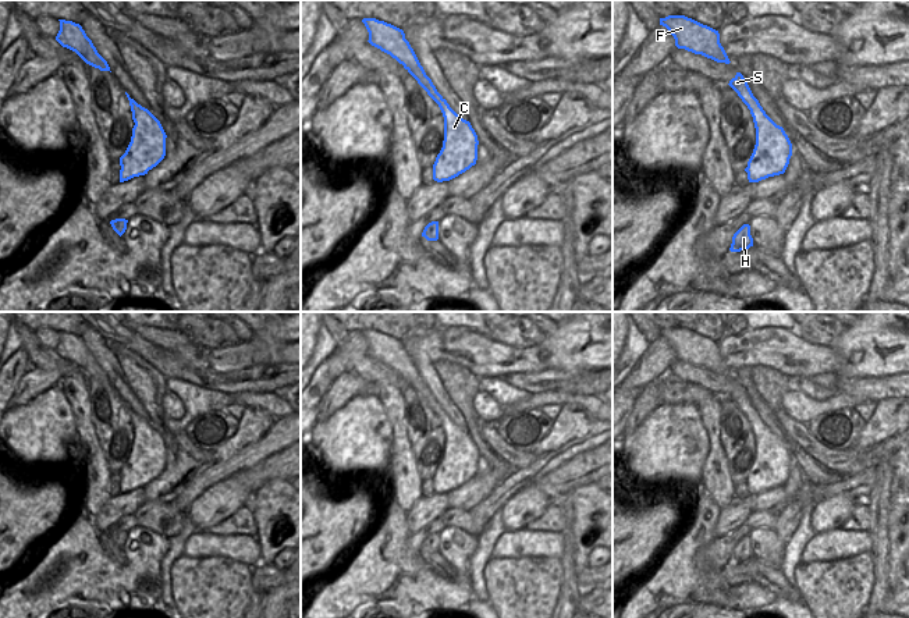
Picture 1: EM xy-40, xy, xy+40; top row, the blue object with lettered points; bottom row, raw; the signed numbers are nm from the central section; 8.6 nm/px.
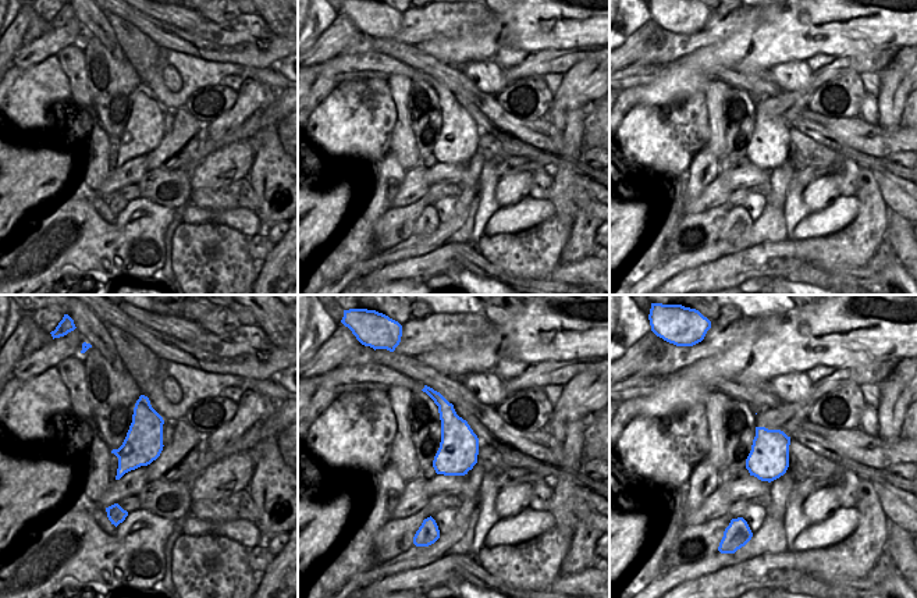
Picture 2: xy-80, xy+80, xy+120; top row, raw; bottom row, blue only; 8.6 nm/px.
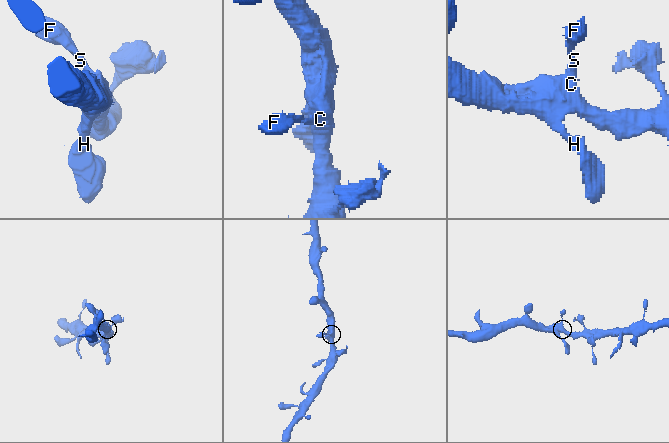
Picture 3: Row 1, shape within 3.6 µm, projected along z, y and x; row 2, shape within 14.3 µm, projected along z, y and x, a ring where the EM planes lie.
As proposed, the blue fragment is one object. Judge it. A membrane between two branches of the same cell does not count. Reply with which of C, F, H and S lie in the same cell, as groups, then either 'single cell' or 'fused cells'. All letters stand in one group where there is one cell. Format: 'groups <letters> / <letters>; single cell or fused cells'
groups C F H S; single cell

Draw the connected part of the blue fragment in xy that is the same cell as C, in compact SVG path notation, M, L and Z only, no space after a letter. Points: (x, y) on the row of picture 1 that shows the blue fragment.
M363 18L369 32L369 43L395 58L418 81L427 95L438 104L444 117L444 141L433 164L433 180L450 181L469 170L477 160L477 135L471 122L457 114L437 92L426 75L402 29L379 21Z

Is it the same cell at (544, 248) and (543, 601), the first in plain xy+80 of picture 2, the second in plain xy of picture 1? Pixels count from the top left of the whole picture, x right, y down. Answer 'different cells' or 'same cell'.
same cell

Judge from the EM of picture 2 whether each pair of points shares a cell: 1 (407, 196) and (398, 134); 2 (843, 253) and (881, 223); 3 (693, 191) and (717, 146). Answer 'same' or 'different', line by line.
1: different
2: same
3: different

